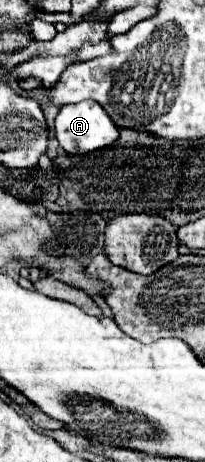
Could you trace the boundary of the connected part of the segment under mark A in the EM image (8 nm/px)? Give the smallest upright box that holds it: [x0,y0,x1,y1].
[54,101,118,155]

